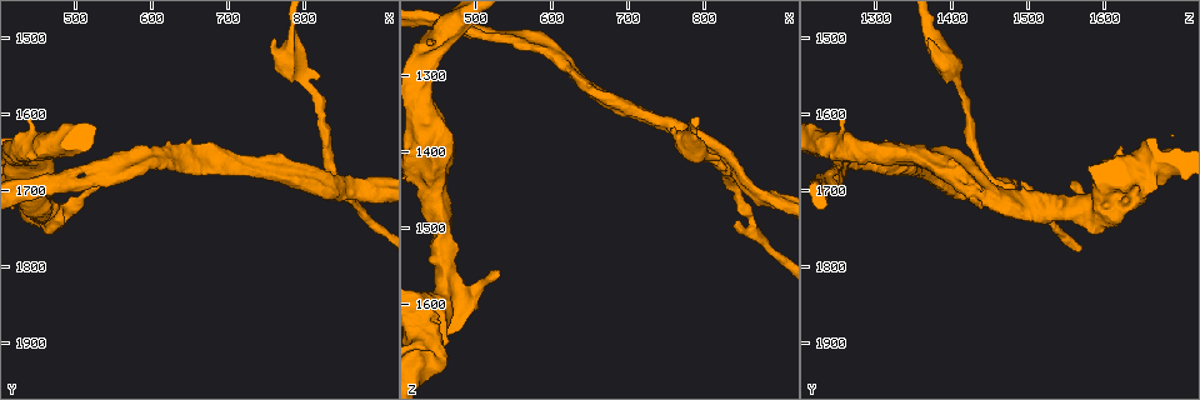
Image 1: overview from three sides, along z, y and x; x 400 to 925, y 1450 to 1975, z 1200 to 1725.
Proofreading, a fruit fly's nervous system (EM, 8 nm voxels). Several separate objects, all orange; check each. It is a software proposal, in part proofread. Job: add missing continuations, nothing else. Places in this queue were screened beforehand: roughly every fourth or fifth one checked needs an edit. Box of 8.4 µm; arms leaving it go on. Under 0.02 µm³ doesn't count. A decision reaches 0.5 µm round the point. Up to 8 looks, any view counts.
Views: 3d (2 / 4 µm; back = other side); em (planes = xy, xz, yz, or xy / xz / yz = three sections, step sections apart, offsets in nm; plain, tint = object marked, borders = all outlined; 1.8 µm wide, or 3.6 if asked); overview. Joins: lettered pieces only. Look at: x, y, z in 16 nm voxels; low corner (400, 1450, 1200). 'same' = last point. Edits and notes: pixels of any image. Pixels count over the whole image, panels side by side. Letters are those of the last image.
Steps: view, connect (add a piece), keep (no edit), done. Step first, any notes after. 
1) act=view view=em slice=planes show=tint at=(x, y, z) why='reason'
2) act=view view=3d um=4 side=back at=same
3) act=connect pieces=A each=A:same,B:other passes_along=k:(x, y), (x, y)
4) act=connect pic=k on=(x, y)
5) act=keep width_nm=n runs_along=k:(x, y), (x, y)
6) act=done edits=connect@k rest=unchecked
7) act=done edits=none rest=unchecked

act=view view=em slice=planes show=borders at=(850, 1700, 1445) why='sharp bend'

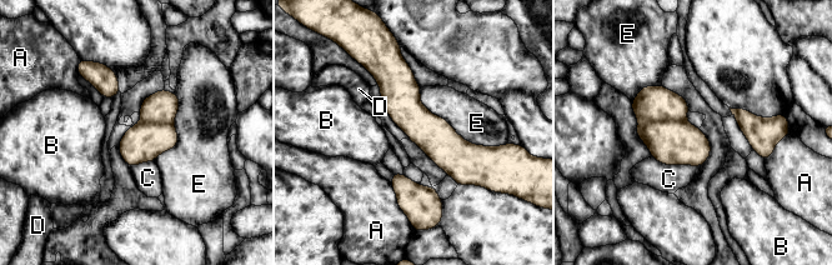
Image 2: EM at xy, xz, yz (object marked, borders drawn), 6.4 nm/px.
act=keep each=A:other,B:other,C:other,D:other,E:other runs_along=2:(395, 60), (404, 106), (470, 181) found='no lettered piece goes on from it'

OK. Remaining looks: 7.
act=view view=em slice=planes show=tint at=(525, 1690, 1555) why='an open end'

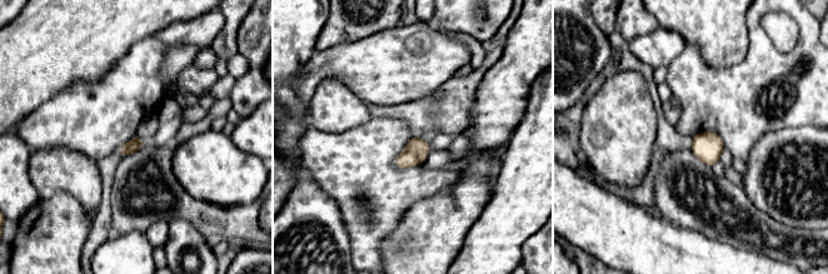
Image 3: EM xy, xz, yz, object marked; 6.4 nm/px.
act=view view=em slice=planes show=borders at=same

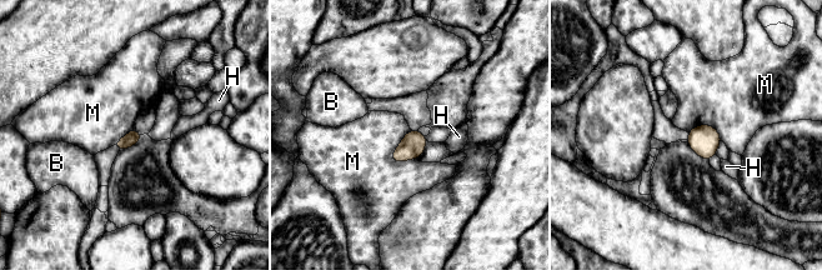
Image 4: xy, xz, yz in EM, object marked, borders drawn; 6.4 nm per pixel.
act=keep longest_contact=M:240nm each=B:other,H:other,M:other border=4:(411, 130), (394, 151), (395, 163) found='none of them fits'

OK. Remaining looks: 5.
act=view view=em slice=planes show=borders at=(680, 1660, 1335)

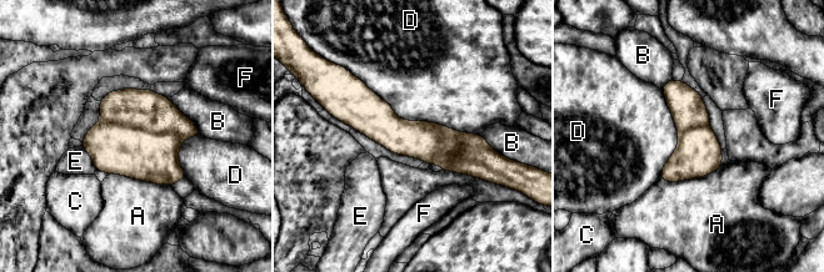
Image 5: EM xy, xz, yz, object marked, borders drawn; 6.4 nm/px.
act=keep each=A:other,B:other,C:other,D:other,E:other,F:other runs_along=5:(340, 116), (487, 149) found='no lettered piece goes on from it'

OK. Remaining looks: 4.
act=done edits=none rest=unchecked

